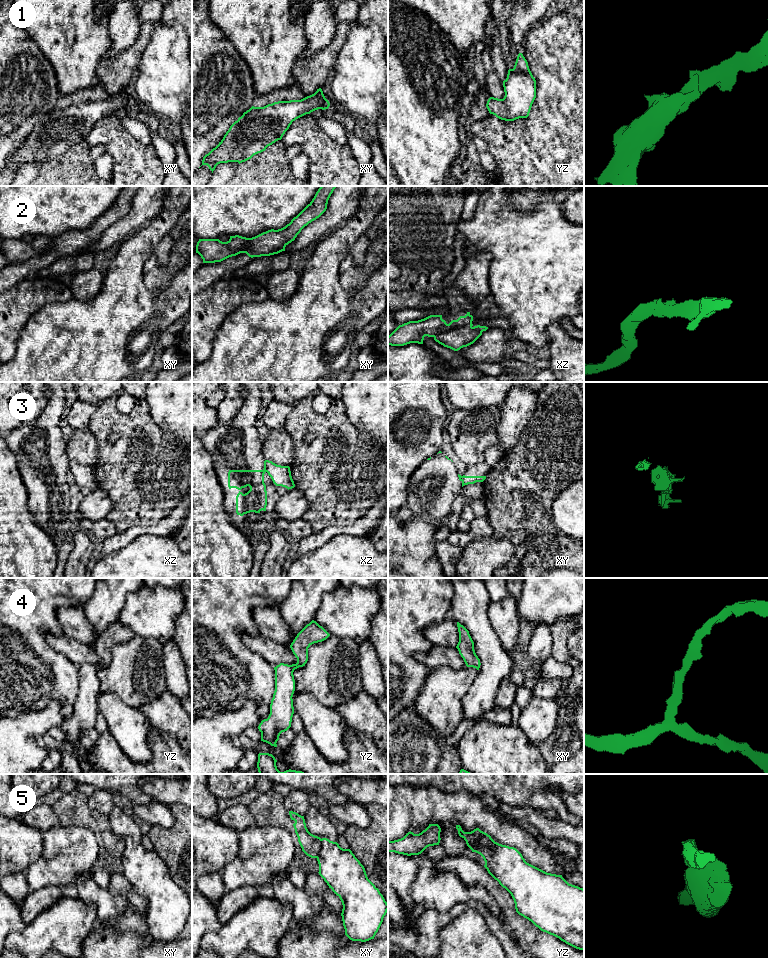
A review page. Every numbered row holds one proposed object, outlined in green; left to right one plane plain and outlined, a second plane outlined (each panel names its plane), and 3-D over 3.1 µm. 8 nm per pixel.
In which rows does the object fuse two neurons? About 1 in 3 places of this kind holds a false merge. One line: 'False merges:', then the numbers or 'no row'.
False merges: 2, 3, 5

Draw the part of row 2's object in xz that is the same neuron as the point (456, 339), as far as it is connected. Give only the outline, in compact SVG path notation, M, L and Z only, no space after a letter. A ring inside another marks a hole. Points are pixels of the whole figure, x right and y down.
M486 326L466 327L461 330L448 331L434 337L434 340L444 347L458 351L473 344L486 331Z

